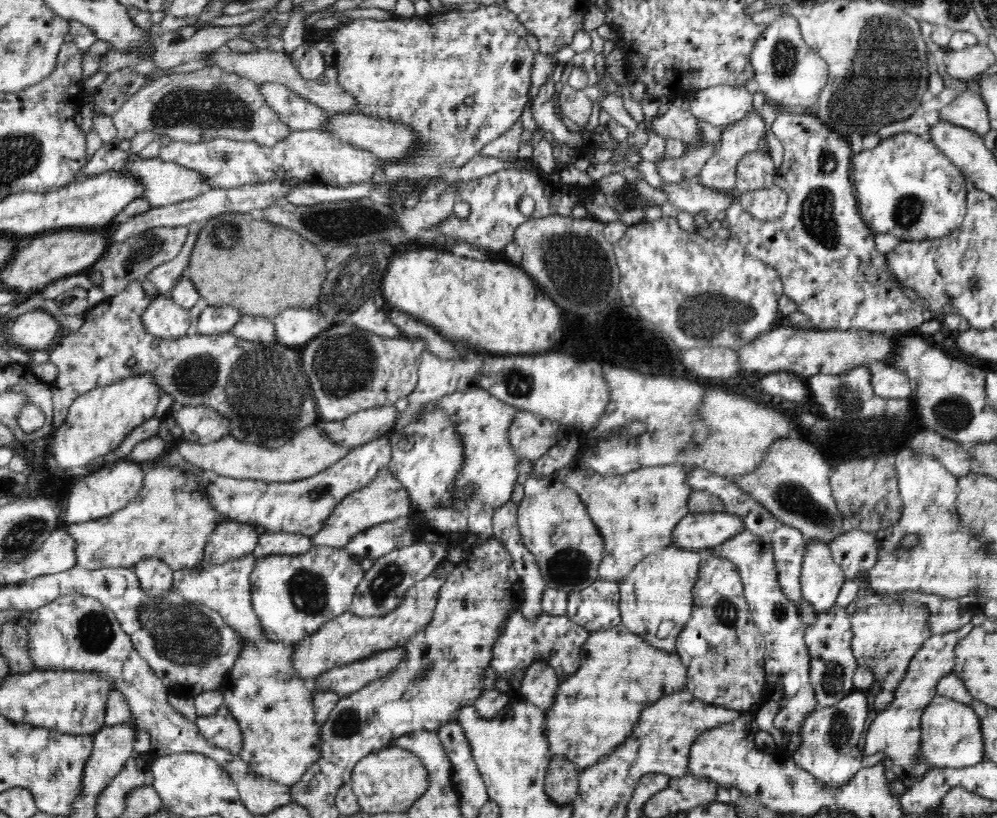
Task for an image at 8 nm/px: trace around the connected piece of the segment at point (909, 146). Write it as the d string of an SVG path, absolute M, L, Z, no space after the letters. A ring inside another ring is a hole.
M901 132L880 140L872 149L852 156L853 180L858 208L863 221L874 234L890 234L901 241L937 239L961 228L967 212L966 179L962 171L925 136Z

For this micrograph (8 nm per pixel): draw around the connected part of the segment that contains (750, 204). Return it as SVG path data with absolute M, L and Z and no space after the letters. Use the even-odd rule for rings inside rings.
M778 184L769 189L754 189L736 195L743 210L758 220L772 222L787 208L788 195Z

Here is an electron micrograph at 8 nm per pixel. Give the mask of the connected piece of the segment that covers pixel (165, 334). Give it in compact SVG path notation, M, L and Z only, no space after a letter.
M169 295L152 298L142 314L142 323L148 333L161 339L176 339L186 335L190 328L190 311L175 304Z

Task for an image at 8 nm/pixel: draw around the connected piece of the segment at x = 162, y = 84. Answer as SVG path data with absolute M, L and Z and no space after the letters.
M217 66L204 67L194 72L160 76L152 84L144 86L130 96L130 99L122 104L114 114L111 114L111 117L118 131L114 141L116 144L121 140L131 140L138 133L152 131L170 141L199 143L214 140L216 137L224 137L272 146L288 136L290 132L289 126L284 124L278 113L268 106L258 85L249 78L222 70Z

